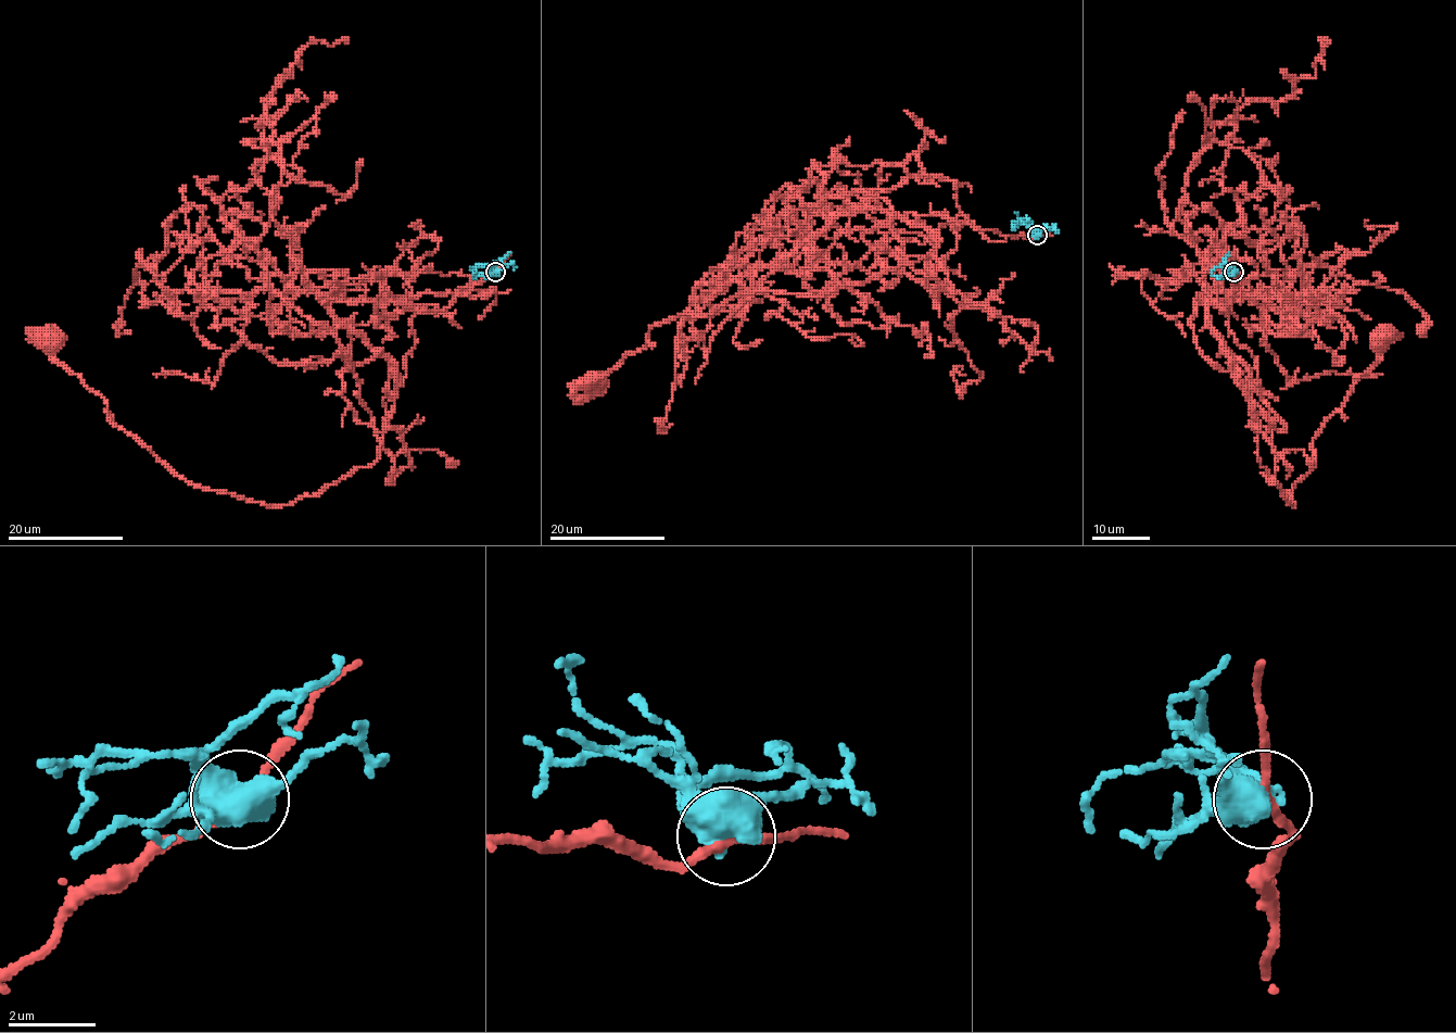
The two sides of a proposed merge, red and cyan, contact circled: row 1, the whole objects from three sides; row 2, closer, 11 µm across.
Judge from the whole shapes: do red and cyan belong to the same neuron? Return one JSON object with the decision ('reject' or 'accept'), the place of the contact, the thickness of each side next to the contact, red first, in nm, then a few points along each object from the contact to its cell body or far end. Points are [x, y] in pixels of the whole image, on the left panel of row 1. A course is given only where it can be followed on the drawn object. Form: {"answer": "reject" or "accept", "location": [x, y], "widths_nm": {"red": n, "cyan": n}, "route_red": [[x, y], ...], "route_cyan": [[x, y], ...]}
{"answer": "reject", "location": [495, 272], "widths_nm": {"red": 180, "cyan": 500}, "route_red": [[495, 272], [439, 311], [326, 304], [388, 361], [395, 404], [374, 462], [283, 505], [186, 482], [54, 337]], "route_cyan": [[495, 272], [490, 266], [481, 266], [475, 268], [473, 276]]}

